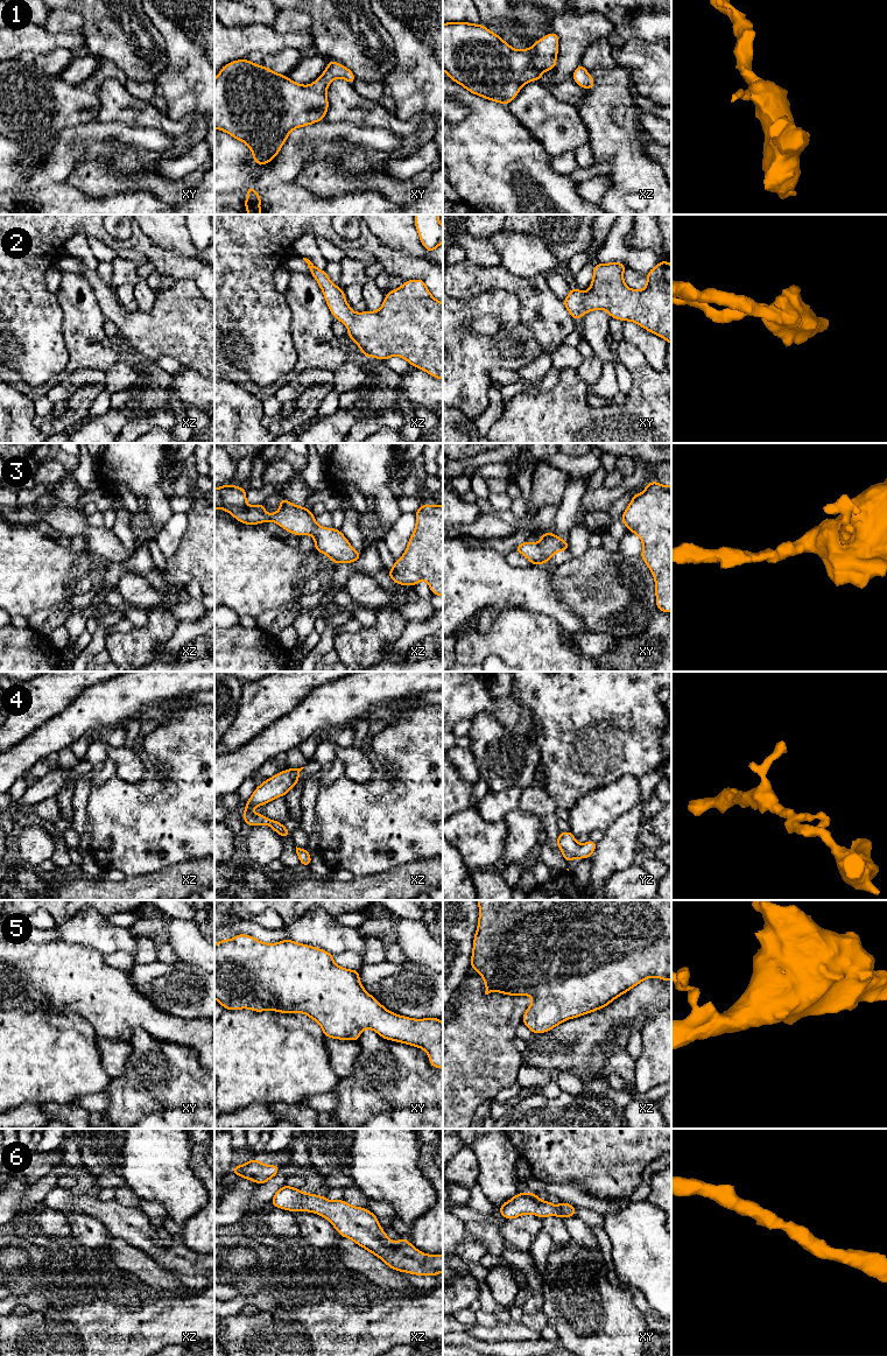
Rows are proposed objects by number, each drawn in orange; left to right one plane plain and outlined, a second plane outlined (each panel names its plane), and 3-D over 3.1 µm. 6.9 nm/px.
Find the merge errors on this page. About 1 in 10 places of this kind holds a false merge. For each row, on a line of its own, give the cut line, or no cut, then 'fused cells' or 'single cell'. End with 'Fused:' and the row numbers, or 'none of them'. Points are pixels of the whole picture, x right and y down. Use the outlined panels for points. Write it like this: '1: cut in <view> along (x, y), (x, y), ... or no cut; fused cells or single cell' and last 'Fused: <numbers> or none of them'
1: no cut; single cell
2: no cut; single cell
3: no cut; single cell
4: no cut; single cell
5: no cut; single cell
6: no cut; single cell
Fused: none of them

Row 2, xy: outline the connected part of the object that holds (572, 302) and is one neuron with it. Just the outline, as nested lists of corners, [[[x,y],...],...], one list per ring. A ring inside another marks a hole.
[[[667,260],[659,262],[647,273],[647,286],[642,290],[628,288],[624,282],[622,262],[597,264],[593,268],[593,279],[590,288],[583,293],[571,287],[563,303],[576,321],[592,310],[606,310],[612,318],[622,322],[631,321],[649,332],[664,338],[671,344],[671,265]]]

